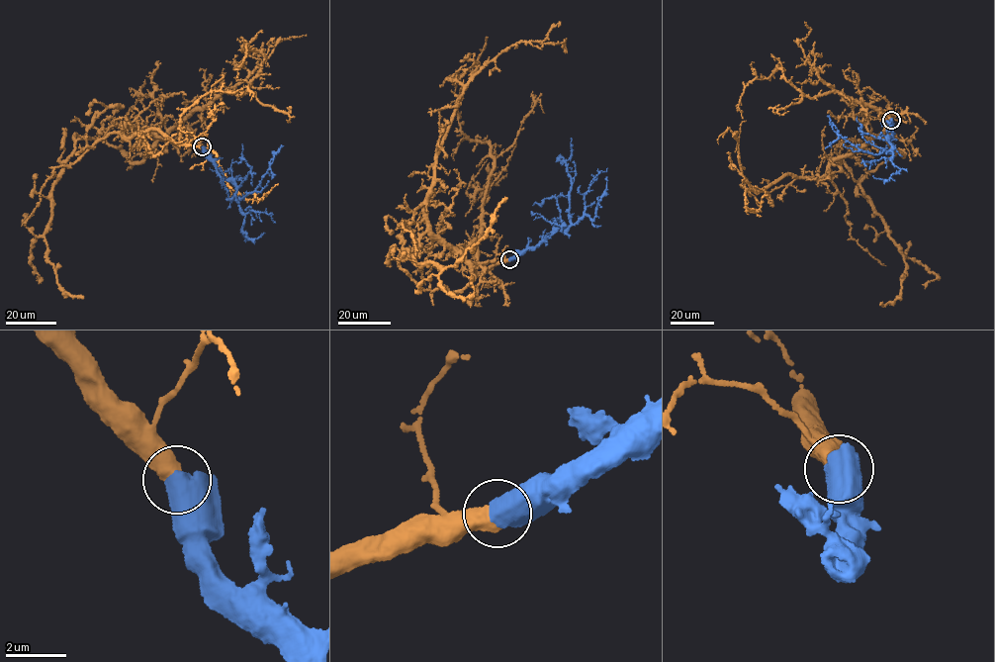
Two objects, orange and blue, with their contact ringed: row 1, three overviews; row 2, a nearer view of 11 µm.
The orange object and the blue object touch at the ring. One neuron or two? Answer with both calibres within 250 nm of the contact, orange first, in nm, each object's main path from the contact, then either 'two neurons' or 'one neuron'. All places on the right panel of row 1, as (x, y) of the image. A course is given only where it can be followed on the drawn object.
600/900 nm | orange via (890, 119), (889, 112), (883, 131), (816, 179), (786, 174), (748, 189), (751, 211), (765, 193), (755, 186) | blue via (890, 120), (892, 136), (888, 141), (892, 149), (876, 154), (842, 139), (835, 132), (827, 116) | one neuron

